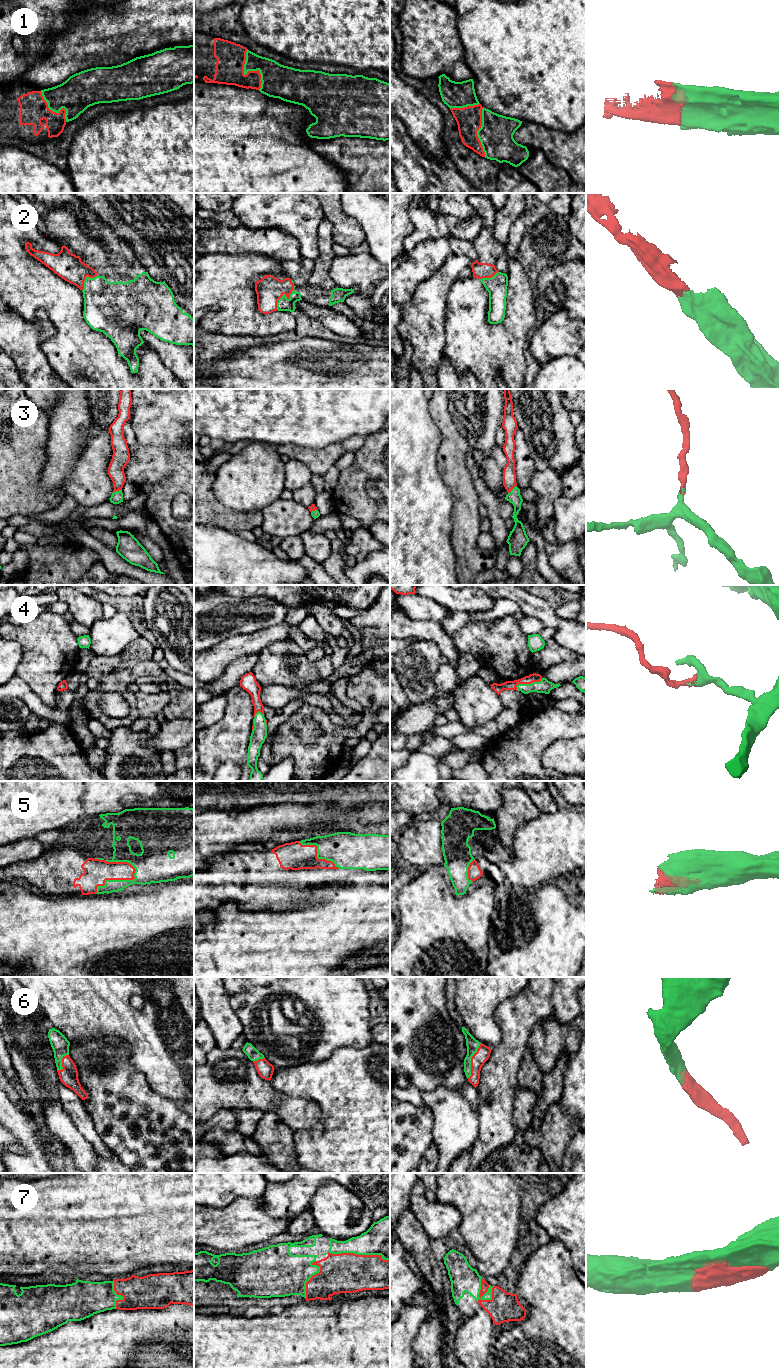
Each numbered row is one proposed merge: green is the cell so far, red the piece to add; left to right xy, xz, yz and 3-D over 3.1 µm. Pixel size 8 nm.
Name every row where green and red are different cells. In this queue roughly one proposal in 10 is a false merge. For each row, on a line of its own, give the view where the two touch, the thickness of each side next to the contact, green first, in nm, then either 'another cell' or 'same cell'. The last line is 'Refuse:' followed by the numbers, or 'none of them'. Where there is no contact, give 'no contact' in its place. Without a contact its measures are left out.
1: meets green in xz; 280 nm thick on the green side, 240 nm on the other; same cell
2: meets green in xz; 110 nm thick on the green side, 220 nm on the other; same cell
3: meets green in yz; 110 nm thick on the green side, 110 nm on the other; same cell
4: meets green in yz; 110 nm thick on the green side, 80 nm on the other; same cell
5: meets green in xy; 180 nm thick on the green side, 200 nm on the other; same cell
6: meets green in yz; 100 nm thick on the green side, 110 nm on the other; same cell
7: meets green in xz; 280 nm thick on the green side, 320 nm on the other; same cell
Refuse: none of them

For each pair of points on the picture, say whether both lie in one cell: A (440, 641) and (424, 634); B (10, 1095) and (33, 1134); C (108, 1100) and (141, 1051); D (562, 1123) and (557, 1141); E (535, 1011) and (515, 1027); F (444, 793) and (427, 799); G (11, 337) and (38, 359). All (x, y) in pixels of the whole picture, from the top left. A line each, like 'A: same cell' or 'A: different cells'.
A: same cell
B: same cell
C: different cells
D: same cell
E: same cell
F: different cells
G: same cell

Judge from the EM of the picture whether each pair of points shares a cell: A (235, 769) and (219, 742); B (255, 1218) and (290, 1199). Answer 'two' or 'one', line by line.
A: two
B: two

